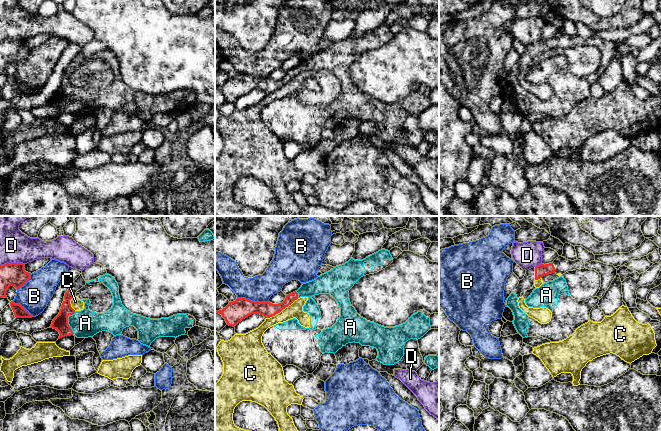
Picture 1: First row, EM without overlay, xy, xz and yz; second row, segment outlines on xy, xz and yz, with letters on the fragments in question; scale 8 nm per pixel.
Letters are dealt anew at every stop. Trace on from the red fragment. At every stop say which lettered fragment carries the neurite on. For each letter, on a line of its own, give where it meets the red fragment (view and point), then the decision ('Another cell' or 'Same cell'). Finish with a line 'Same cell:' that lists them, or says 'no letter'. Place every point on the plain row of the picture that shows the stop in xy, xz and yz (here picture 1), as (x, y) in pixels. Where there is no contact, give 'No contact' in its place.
A: Touches red at xy (67, 97). Same cell
B: Touches red at xz (253, 77). Another cell
C: Touches red at xz (282, 85). Another cell
D: Touches red at xy (12, 39). Another cell
Same cell: A

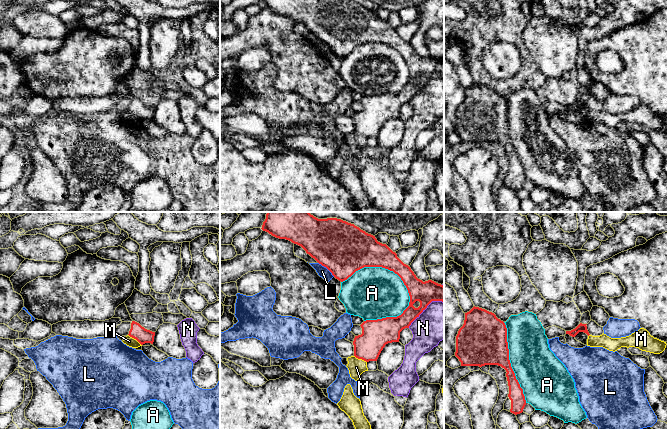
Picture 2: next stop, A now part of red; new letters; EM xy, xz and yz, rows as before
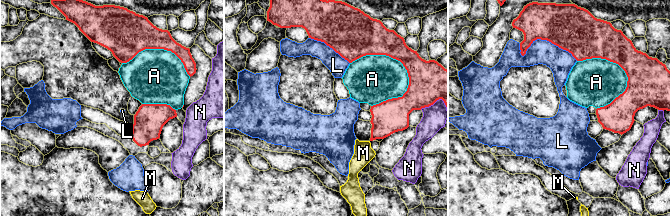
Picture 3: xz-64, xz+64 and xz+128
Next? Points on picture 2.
A: Touches red at xz (384, 43). Another cell
L: Touches red at xz (326, 43). Another cell
M: Touches red at xy (135, 114). Another cell
N: Touches red at xz (425, 84). Another cell
Same cell: no letter

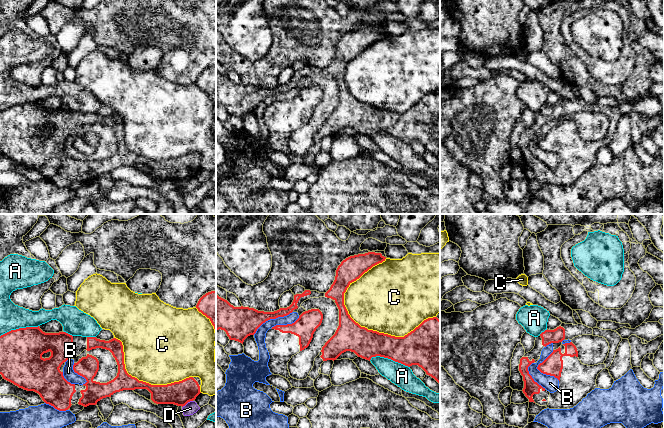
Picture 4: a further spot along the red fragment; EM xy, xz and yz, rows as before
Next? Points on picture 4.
A: Touches red at xz (389, 134). Another cell
B: Touches red at yz (539, 146). Another cell
C: Touches red at xz (381, 109). Another cell
D: Touches red at xy (187, 178). Another cell
Same cell: no letter

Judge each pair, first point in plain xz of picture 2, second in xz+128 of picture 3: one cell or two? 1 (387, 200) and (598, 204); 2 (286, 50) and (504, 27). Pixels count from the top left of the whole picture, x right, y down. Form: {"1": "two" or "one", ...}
{"1": "one", "2": "two"}

